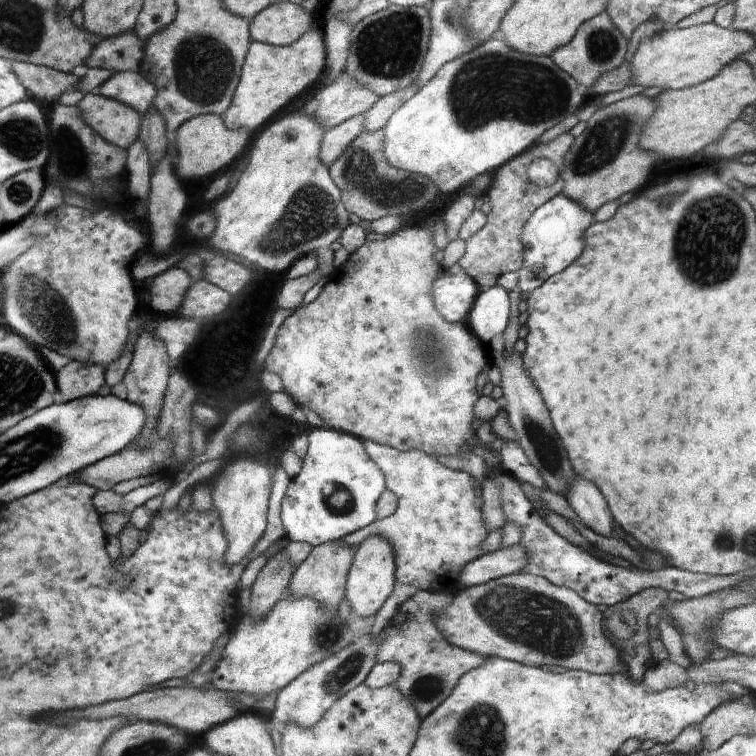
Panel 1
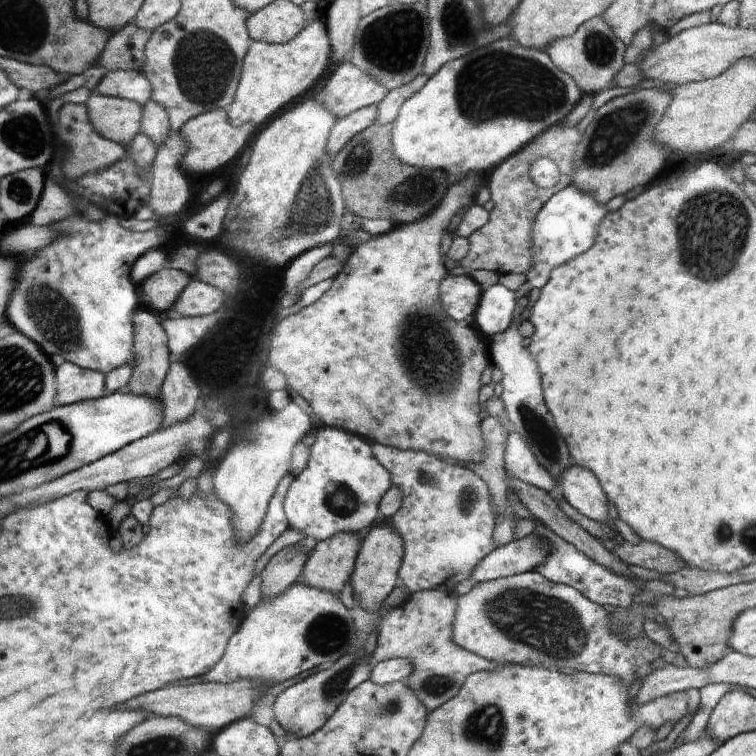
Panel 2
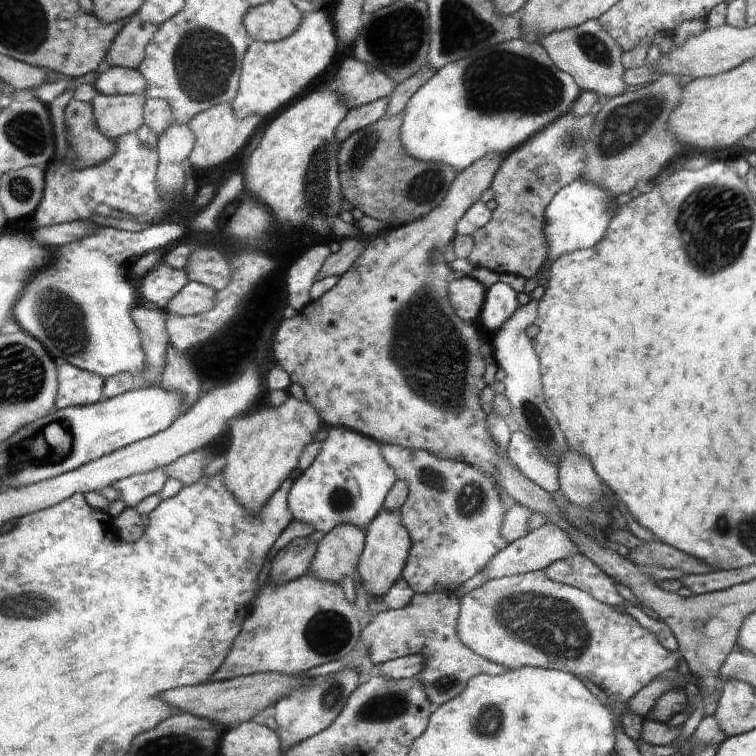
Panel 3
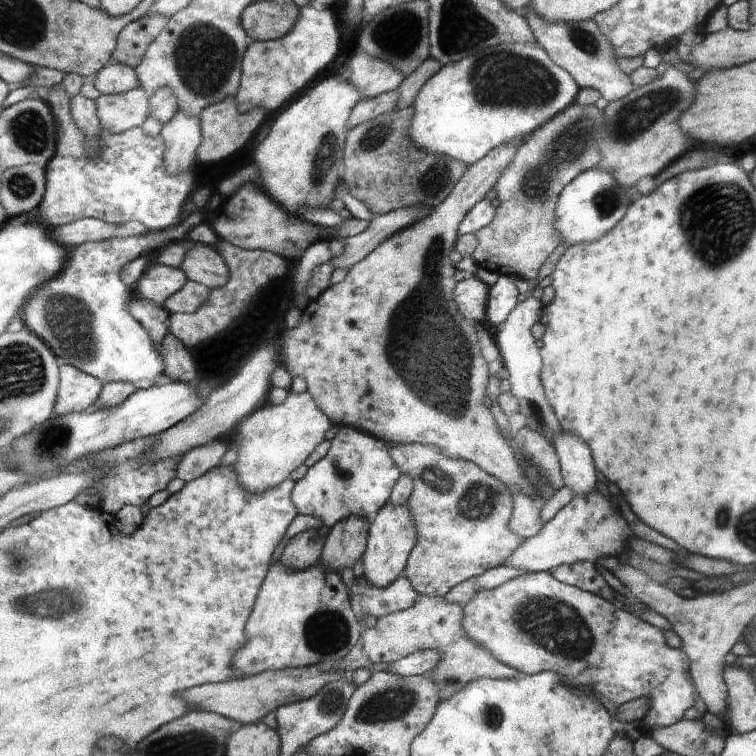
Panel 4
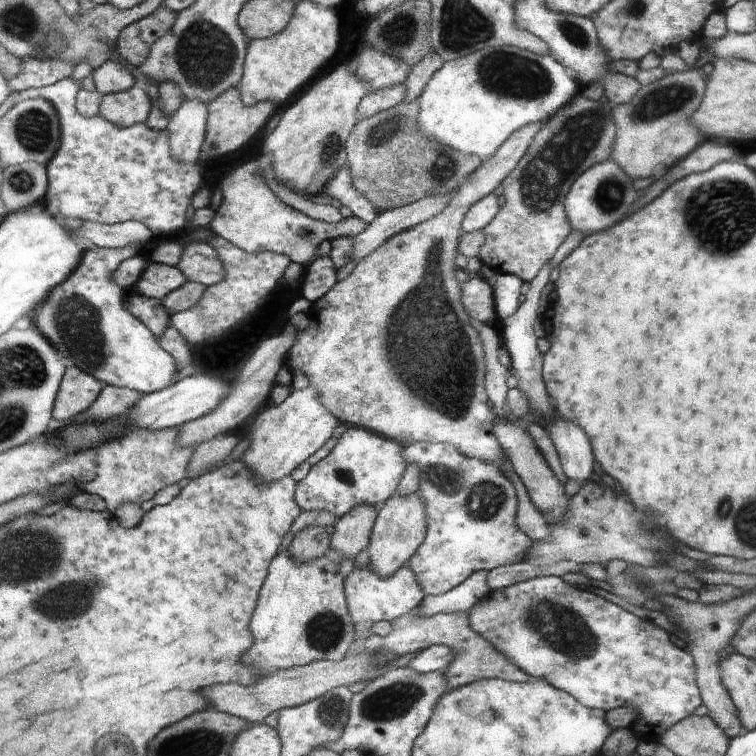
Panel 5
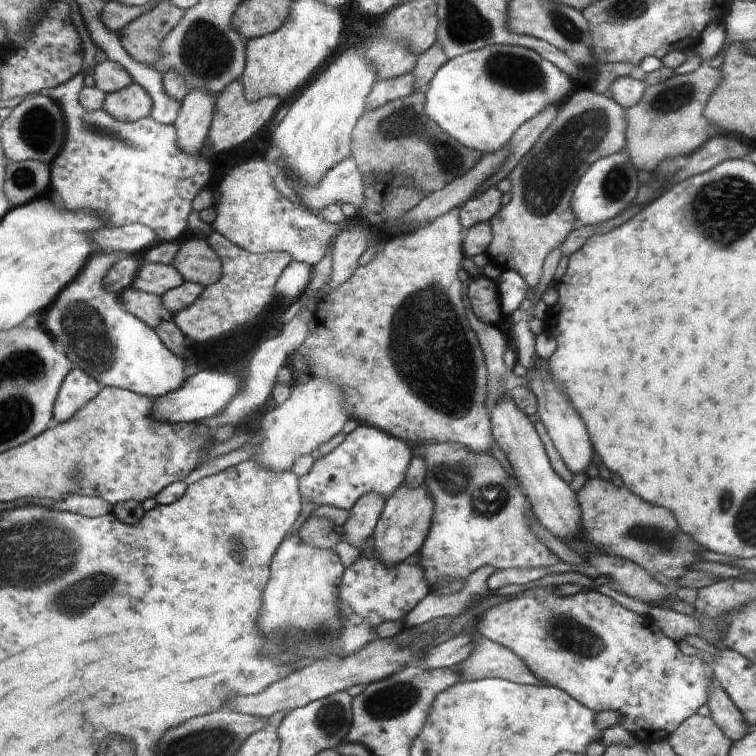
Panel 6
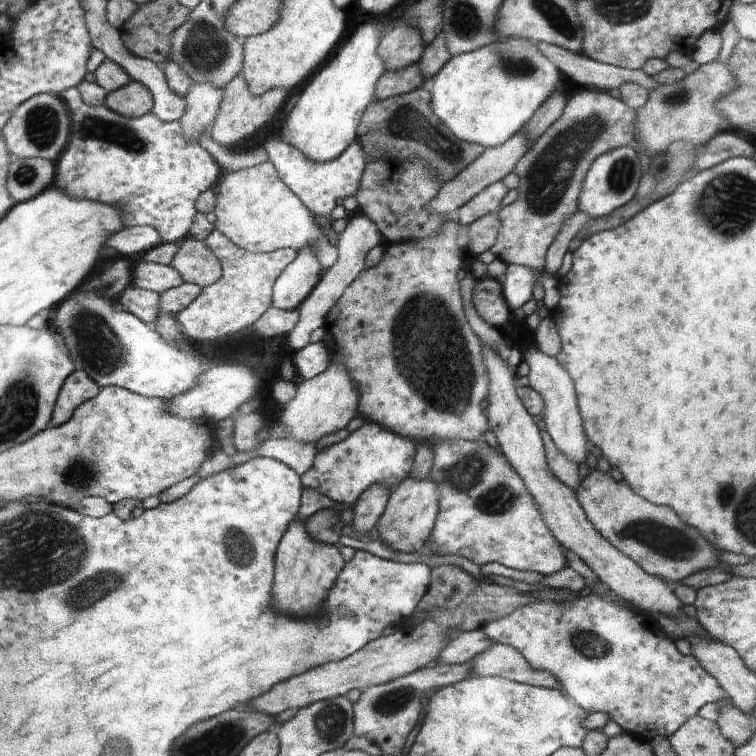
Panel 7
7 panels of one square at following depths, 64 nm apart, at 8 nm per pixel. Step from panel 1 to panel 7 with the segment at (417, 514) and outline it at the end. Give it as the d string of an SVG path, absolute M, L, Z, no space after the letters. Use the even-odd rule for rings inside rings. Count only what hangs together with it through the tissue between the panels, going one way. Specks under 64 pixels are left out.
M453 439L434 443L434 464L428 477L441 488L441 500L440 514L428 540L433 548L428 547L426 551L462 556L480 566L498 562L510 569L534 571L546 576L569 566L569 555L545 522L541 507L525 480L504 454L497 452L484 439L478 442Z

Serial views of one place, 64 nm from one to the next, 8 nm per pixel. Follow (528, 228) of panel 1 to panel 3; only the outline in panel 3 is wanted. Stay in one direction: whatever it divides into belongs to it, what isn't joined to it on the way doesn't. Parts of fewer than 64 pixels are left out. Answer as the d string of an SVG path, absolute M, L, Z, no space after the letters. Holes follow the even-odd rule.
M578 178L561 188L550 206L546 209L546 238L550 240L548 246L548 262L552 264L556 258L573 253L574 250L590 248L604 238L608 222L619 213L621 205L617 202L618 195L609 187L602 186L594 180Z

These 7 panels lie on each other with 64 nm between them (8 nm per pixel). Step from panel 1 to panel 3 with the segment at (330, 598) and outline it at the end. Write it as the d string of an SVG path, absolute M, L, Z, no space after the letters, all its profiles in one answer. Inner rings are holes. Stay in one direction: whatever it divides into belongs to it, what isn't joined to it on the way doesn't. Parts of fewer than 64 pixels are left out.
M352 524L326 533L318 543L310 571L328 582L341 583L346 574L354 576L365 550L366 533L365 528Z

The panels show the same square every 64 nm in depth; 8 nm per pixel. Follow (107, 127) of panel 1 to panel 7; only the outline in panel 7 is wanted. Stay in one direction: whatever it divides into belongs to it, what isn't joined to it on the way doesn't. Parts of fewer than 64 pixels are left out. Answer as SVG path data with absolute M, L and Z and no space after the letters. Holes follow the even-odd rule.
M131 80L121 89L107 93L105 105L126 118L138 118L153 109L153 95L147 86Z

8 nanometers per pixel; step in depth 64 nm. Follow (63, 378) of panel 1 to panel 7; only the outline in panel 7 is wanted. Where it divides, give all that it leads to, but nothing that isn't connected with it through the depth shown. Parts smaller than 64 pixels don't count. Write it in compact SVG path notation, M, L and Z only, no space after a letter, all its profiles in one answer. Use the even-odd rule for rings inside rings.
M76 368L62 385L57 406L54 409L53 426L57 427L68 422L82 404L96 397L100 392L101 386L98 386L98 383L94 382L85 370Z

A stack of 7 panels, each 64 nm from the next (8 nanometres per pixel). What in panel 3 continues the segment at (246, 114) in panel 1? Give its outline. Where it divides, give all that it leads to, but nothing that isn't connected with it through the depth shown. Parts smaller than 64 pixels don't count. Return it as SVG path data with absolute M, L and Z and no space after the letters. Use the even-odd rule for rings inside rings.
M318 7L312 12L305 12L305 20L292 37L276 42L254 41L245 56L242 66L242 78L237 97L231 102L238 119L256 114L260 118L274 116L290 100L301 96L302 92L318 78L336 54L336 38L332 24L326 13L329 8Z

